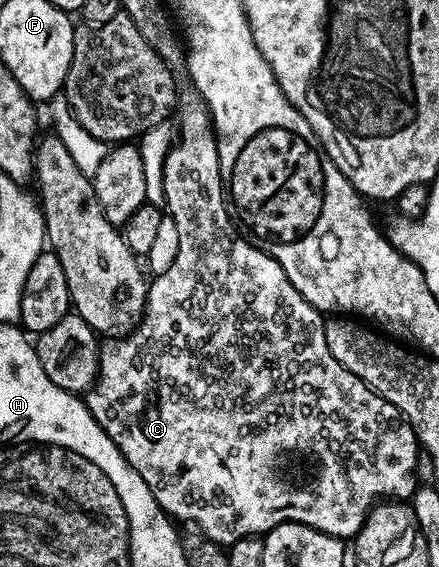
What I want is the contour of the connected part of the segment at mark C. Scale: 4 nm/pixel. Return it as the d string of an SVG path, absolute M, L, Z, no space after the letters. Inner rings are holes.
M188 90L184 96L182 93L178 97L178 116L177 139L168 151L163 167L163 204L166 215L177 222L177 258L173 266L165 270L165 274L150 281L147 306L135 331L130 336L108 339L100 347L99 376L90 392L86 393L86 406L101 430L105 430L117 450L121 450L129 466L141 474L159 507L176 521L195 520L194 527L215 544L230 546L246 536L262 537L272 532L278 524L304 524L330 536L354 538L361 530L367 513L384 498L403 502L414 497L417 487L415 467L417 454L421 451L419 437L400 416L397 406L377 395L364 380L357 378L357 374L345 370L345 366L341 366L341 362L329 354L329 342L325 342L323 329L324 313L301 298L293 282L289 282L285 270L281 270L281 266L269 253L262 252L250 239L242 240L235 233L236 225L229 211L229 201L223 191L223 179L219 173L219 151L211 113L198 92Z

